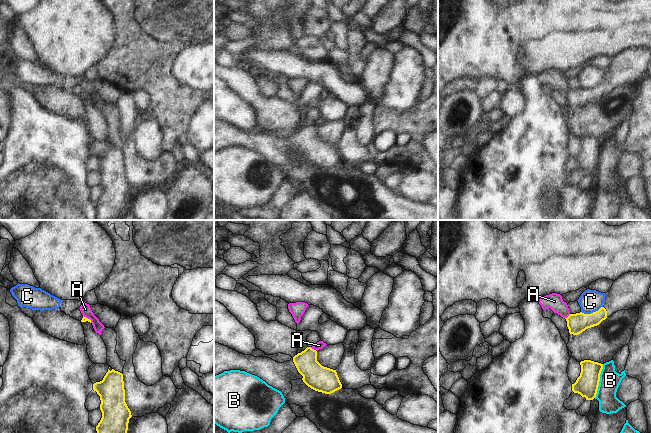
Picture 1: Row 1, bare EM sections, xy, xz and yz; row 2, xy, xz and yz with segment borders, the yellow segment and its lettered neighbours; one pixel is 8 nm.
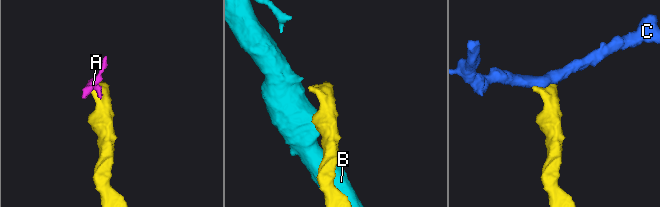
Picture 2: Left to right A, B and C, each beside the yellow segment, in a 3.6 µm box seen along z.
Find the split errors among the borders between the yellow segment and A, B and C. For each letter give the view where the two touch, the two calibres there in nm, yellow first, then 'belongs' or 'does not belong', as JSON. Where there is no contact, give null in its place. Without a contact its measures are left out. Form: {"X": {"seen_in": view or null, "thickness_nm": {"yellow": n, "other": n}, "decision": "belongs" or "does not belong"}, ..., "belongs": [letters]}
{"A": {"seen_in": "xz", "thickness_nm": {"yellow": 200, "other": 60}, "decision": "does not belong"}, "B": {"seen_in": "yz", "thickness_nm": {"yellow": 180, "other": 160}, "decision": "does not belong"}, "C": {"seen_in": "yz", "thickness_nm": {"yellow": 160, "other": 180}, "decision": "does not belong"}, "belongs": []}

